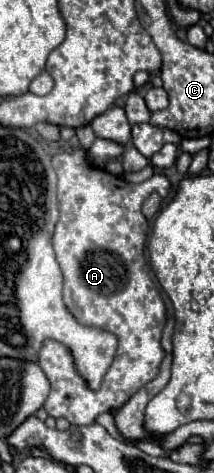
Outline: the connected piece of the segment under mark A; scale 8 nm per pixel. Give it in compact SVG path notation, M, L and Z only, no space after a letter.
M76 149L72 153L58 153L54 155L52 165L58 175L58 209L60 209L60 221L56 223L52 243L54 243L56 259L64 273L64 303L80 323L112 331L118 337L118 349L108 373L104 375L102 387L98 391L90 391L86 383L82 381L82 377L74 371L70 351L56 341L44 341L38 363L52 385L52 391L44 403L44 409L54 419L64 417L72 425L92 425L98 415L122 407L140 387L152 381L158 375L160 363L164 359L164 351L160 347L160 335L166 323L166 307L160 297L160 291L156 289L150 277L150 269L144 257L148 221L142 215L142 201L152 191L160 195L168 195L170 181L164 175L154 175L144 183L132 185L124 181L122 177L110 175L108 171L102 171L90 165L84 149Z

